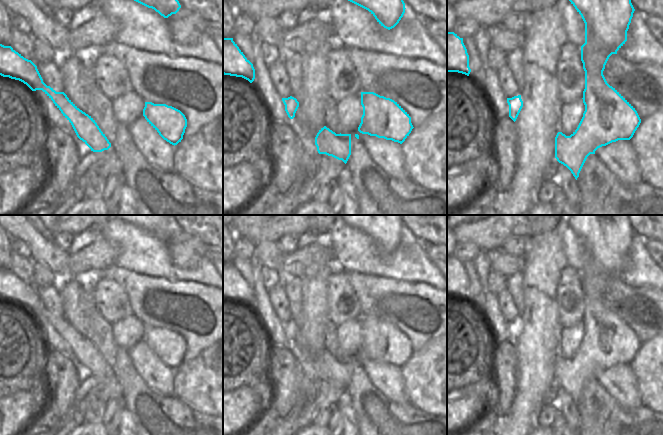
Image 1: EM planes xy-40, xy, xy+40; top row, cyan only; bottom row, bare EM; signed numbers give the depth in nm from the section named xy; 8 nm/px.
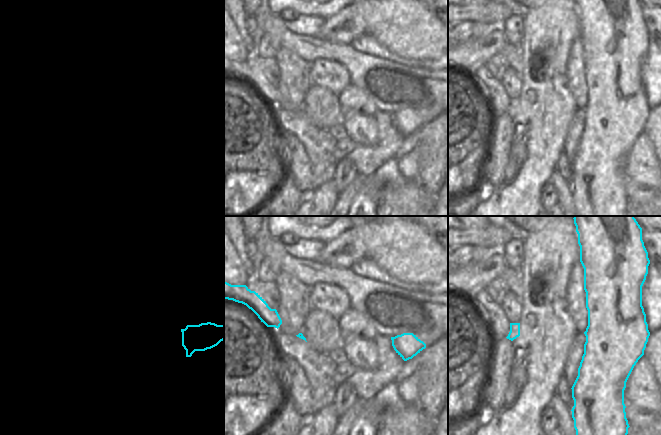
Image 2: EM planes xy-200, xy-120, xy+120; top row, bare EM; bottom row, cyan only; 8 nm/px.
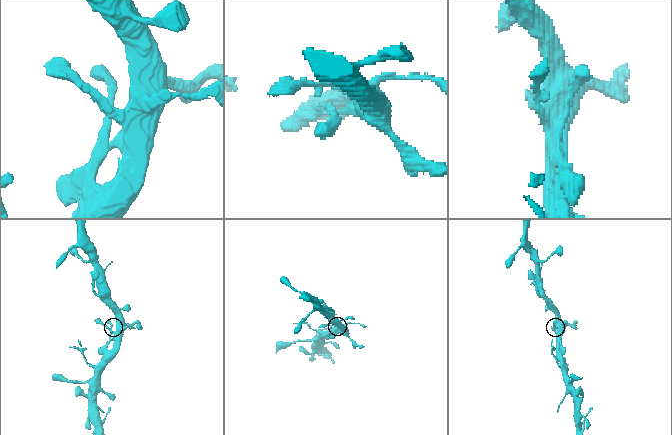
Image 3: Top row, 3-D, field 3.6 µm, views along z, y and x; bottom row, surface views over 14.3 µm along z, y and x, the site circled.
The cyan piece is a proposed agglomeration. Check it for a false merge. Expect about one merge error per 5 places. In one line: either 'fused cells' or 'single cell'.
single cell

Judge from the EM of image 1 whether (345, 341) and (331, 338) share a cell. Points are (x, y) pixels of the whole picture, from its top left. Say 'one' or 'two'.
two

